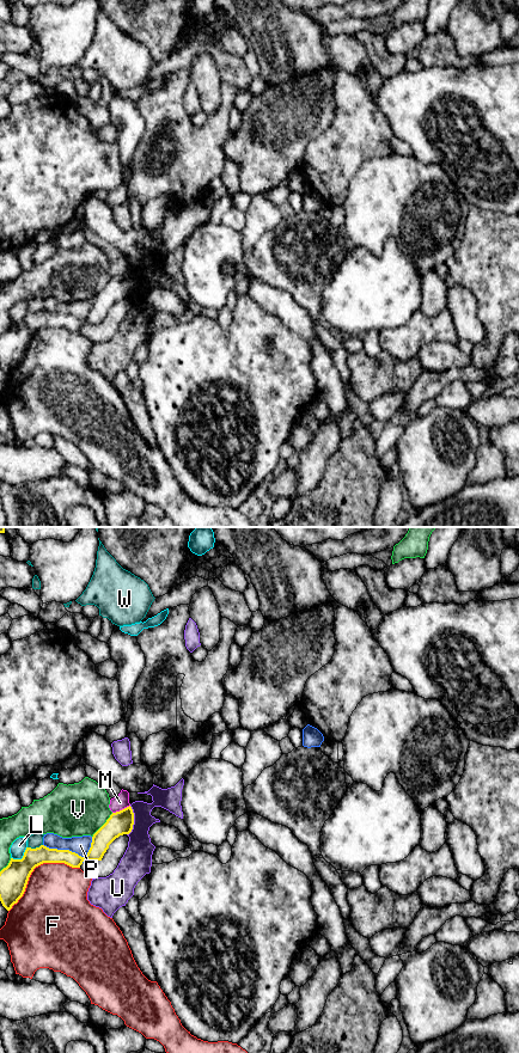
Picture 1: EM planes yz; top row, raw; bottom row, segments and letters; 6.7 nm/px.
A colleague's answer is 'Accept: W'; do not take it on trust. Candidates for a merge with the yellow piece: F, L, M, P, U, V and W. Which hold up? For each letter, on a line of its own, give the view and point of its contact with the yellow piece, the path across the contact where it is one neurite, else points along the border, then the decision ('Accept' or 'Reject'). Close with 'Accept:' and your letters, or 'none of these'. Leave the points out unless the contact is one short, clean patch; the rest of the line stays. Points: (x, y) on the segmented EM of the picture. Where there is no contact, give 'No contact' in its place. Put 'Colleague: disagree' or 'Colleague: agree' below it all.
F: Touches yellow at yz (35, 867). Reject
L: Touches yellow at yz (23, 857). Reject
M: Touches yellow at yz (122, 809). Boundary: yz (129, 804), (113, 813). Reject
P: Touches yellow at yz (73, 852). Reject
U: Touches yellow at yz (133, 820). Boundary: yz (130, 806), (133, 824), (132, 830), (127, 834). Reject
V: Touches yellow at yz (103, 825). Reject
W: Touches yellow at yz (36, 848). Reject
Accept: none of these
Colleague: disagree

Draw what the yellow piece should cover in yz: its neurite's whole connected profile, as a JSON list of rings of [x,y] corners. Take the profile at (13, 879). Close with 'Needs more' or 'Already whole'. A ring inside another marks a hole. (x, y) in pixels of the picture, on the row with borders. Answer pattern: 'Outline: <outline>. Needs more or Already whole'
Outline: [[[132,807],[112,813],[106,822],[93,834],[91,847],[85,857],[69,850],[49,849],[44,845],[26,847],[22,859],[11,858],[8,865],[0,871],[0,901],[10,911],[23,896],[33,869],[43,863],[65,863],[80,868],[85,859],[102,861],[109,845],[120,835],[129,834],[134,825]]]. Already whole

